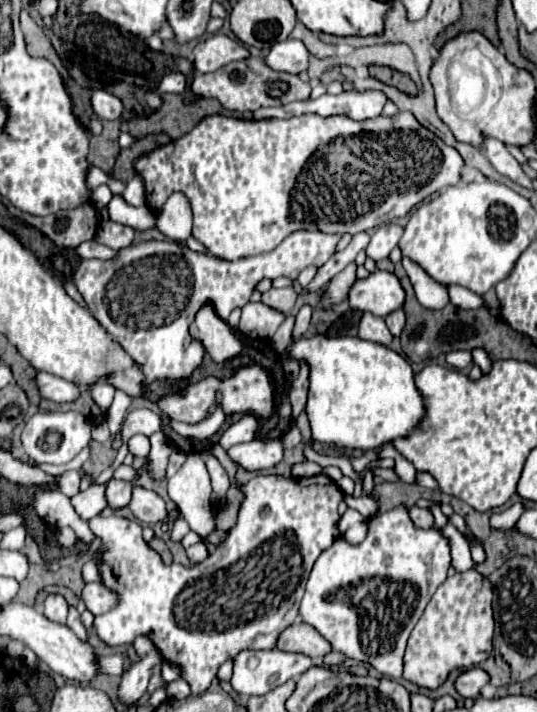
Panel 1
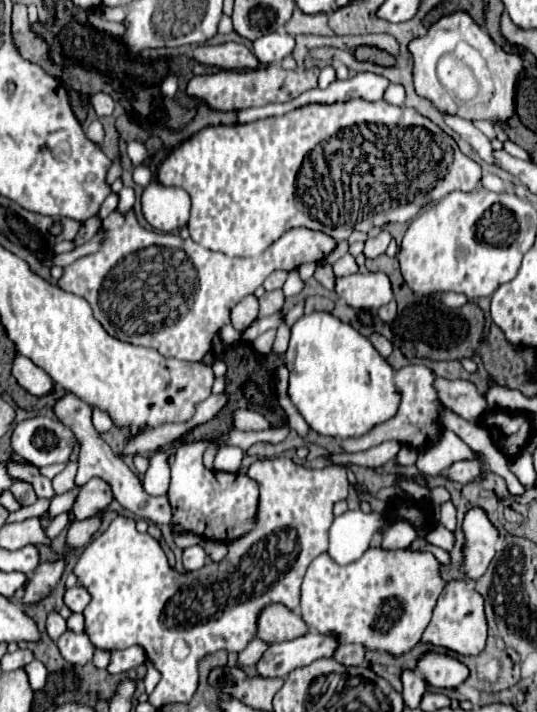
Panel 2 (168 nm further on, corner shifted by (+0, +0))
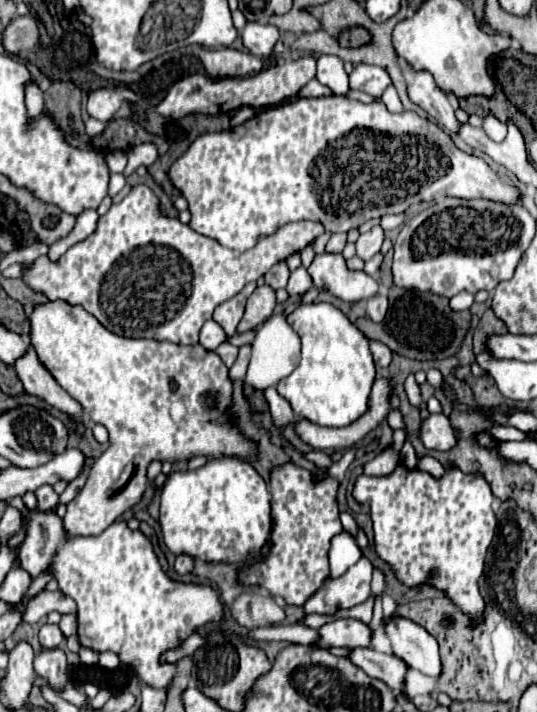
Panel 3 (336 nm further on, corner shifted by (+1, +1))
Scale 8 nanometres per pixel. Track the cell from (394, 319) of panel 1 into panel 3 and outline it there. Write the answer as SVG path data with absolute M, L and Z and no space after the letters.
M376 294L366 302L366 314L372 322L382 322L388 310L388 298L386 294Z

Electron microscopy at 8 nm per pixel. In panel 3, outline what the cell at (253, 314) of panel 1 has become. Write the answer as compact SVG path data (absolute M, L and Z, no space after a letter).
M256 282L246 284L244 290L240 290L234 298L222 302L222 304L214 310L212 320L218 322L228 336L232 336L232 334L236 332L236 326L238 326L238 322L240 322L240 318L242 318L242 312L244 312L244 304L246 304L248 296L254 292L254 288L256 288Z

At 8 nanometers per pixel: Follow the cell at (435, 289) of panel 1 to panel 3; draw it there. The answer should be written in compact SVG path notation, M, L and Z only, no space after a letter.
M460 292L450 300L452 310L468 310L474 304L474 294L470 292Z

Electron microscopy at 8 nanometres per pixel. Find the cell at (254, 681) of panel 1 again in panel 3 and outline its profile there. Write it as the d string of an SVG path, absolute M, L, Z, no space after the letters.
M336 620L320 628L320 642L316 642L320 648L328 646L344 646L344 648L356 648L372 646L372 630L368 624L360 620Z

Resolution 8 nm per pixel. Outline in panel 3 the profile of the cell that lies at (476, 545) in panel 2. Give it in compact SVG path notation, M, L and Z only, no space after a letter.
M404 462L396 466L388 476L366 476L360 474L354 482L352 496L358 504L370 504L370 518L374 530L374 548L380 560L390 564L398 582L408 588L432 586L442 590L454 606L470 618L470 624L476 626L484 620L484 598L478 592L478 578L484 572L484 556L490 546L490 530L496 530L496 516L492 510L494 494L486 478L478 474L464 474L458 466L448 464L444 476L434 478L424 470L408 470Z

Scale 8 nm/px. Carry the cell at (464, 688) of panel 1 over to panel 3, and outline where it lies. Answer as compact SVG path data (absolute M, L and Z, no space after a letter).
M388 616L384 618L382 626L392 644L394 654L402 658L410 668L416 668L418 672L432 678L442 672L438 642L422 626L402 616Z

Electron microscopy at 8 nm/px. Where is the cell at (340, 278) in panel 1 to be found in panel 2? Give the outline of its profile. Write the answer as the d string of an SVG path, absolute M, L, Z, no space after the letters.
M351 253L343 255L343 257L333 265L333 271L335 271L335 277L347 277L347 275L357 273L357 263L355 263L353 255L351 255Z

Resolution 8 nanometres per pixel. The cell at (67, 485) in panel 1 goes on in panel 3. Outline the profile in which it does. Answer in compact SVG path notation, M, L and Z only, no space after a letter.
M28 344L26 354L14 362L14 370L28 394L38 396L38 398L46 400L48 404L60 408L62 412L72 414L80 422L80 432L84 430L82 428L84 414L82 414L80 404L54 380L54 376L44 368L44 364L38 360L38 354L34 352L34 348L30 344Z

